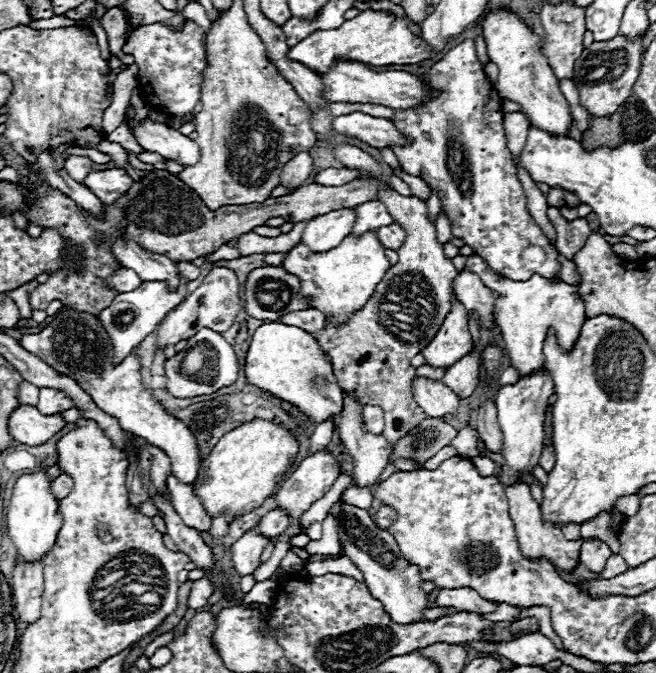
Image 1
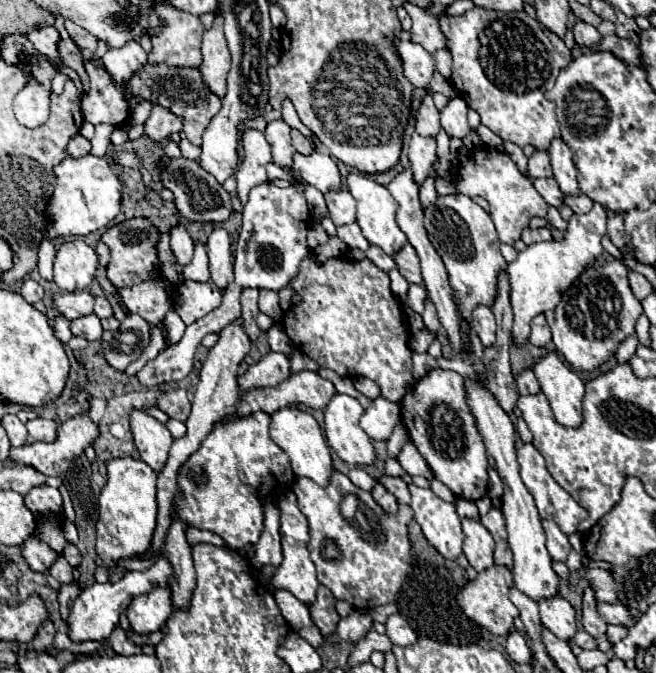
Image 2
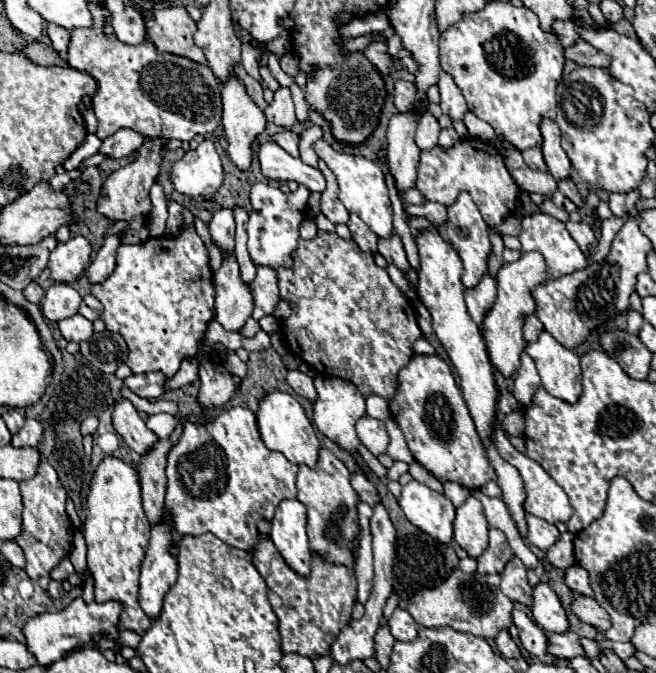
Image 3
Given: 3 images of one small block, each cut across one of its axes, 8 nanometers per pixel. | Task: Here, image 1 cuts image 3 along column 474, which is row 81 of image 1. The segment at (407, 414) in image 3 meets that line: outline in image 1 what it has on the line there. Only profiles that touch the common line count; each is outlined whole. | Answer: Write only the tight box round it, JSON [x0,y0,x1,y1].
[392,40,560,280]

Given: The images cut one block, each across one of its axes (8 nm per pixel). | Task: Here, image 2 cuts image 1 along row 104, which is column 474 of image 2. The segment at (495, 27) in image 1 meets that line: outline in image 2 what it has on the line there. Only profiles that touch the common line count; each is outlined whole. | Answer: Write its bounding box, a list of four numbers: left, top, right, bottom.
[462,520,494,572]

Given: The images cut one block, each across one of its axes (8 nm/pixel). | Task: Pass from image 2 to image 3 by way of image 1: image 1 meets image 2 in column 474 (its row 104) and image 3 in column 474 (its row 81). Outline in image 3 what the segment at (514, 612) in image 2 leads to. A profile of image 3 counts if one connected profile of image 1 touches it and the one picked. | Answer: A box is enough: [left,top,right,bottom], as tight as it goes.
[400,568,512,640]

